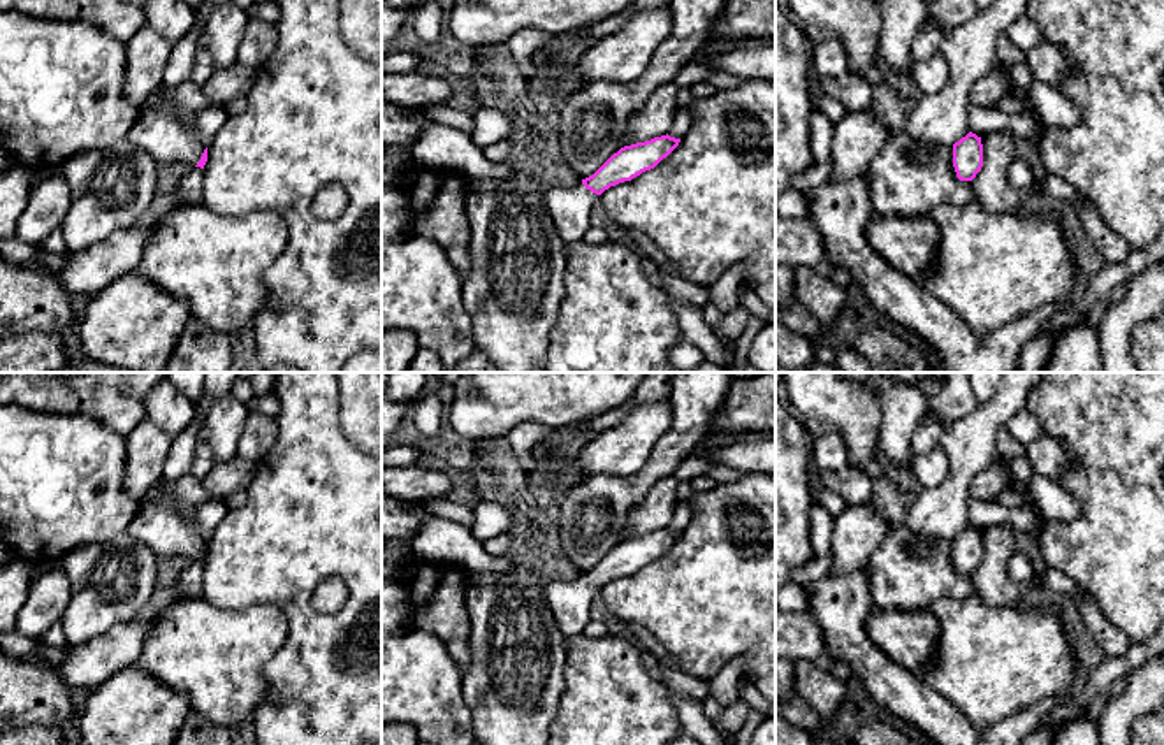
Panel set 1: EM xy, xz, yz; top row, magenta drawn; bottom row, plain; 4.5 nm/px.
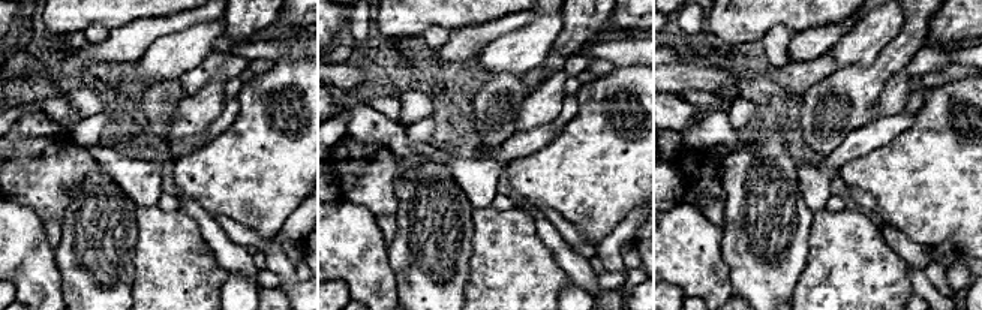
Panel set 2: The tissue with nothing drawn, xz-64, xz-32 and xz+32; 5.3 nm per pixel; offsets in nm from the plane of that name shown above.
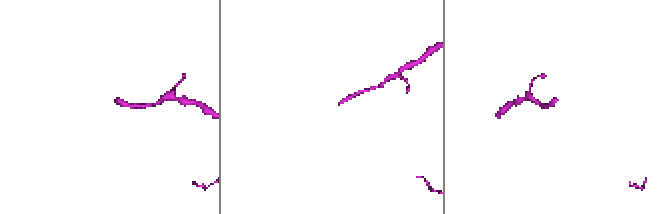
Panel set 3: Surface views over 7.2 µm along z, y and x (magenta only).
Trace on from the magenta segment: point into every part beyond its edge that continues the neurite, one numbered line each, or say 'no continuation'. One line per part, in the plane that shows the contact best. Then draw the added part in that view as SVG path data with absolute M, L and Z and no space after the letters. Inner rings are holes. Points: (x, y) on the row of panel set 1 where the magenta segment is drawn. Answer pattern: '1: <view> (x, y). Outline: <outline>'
1: xy (162, 132). Outline: M156 102L141 107L127 139L156 163L183 162L195 167L206 149L206 142L174 107Z

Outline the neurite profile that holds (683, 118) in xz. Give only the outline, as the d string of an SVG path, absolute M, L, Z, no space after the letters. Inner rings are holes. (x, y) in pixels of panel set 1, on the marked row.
M689 107L677 109L668 135L675 139L682 139L687 134L687 130L691 128L691 123L693 123L693 114Z

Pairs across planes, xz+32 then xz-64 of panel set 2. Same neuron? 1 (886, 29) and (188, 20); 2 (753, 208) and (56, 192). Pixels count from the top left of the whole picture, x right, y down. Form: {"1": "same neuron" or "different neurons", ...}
{"1": "different neurons", "2": "different neurons"}

